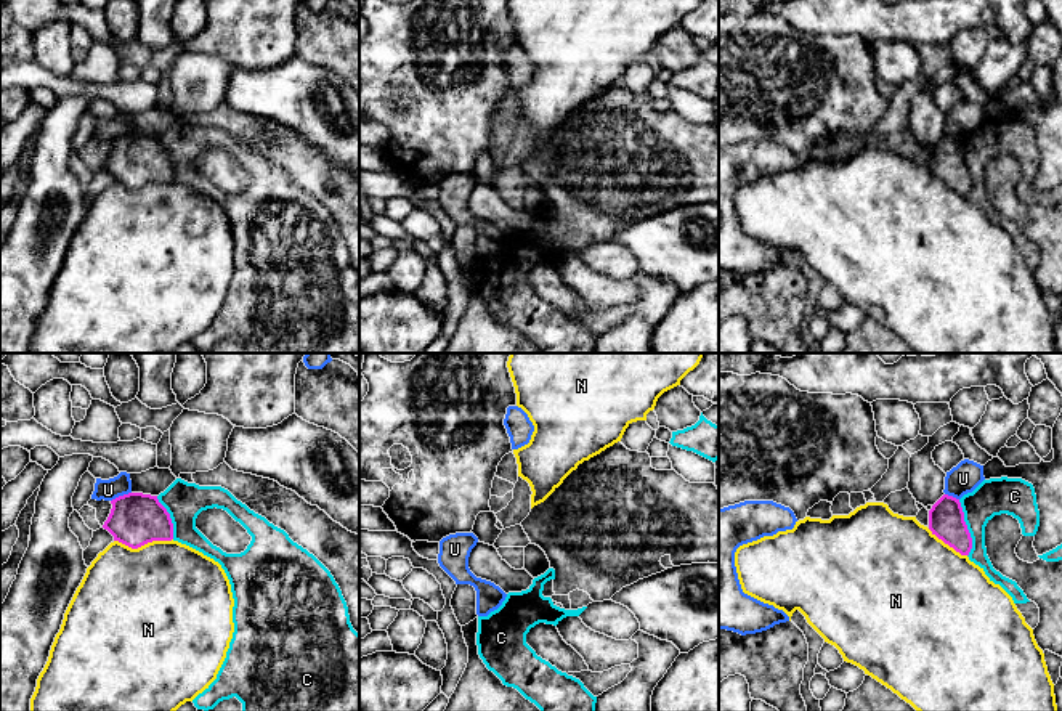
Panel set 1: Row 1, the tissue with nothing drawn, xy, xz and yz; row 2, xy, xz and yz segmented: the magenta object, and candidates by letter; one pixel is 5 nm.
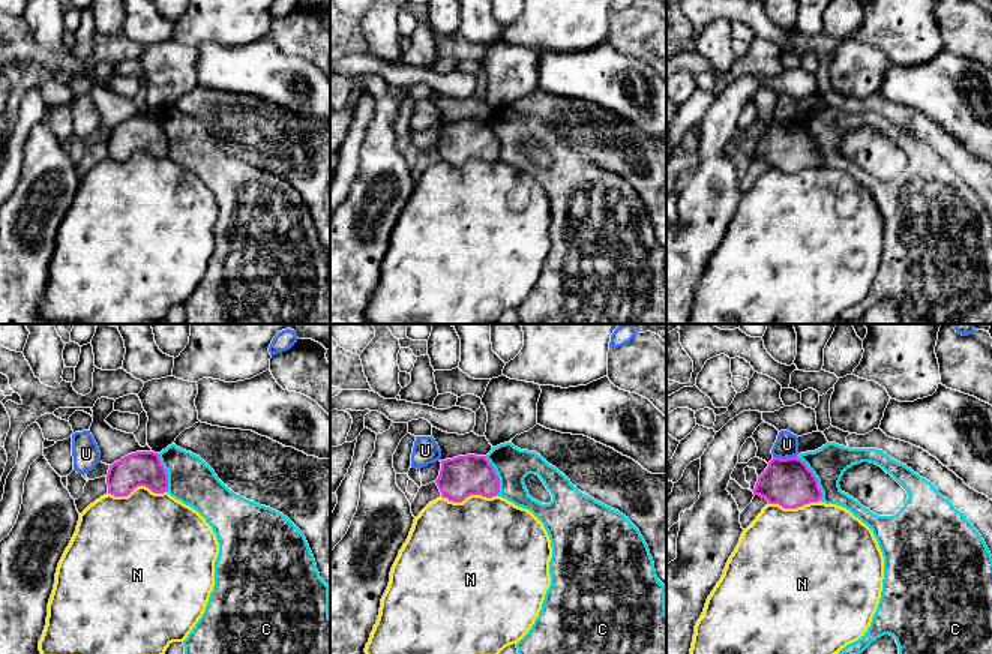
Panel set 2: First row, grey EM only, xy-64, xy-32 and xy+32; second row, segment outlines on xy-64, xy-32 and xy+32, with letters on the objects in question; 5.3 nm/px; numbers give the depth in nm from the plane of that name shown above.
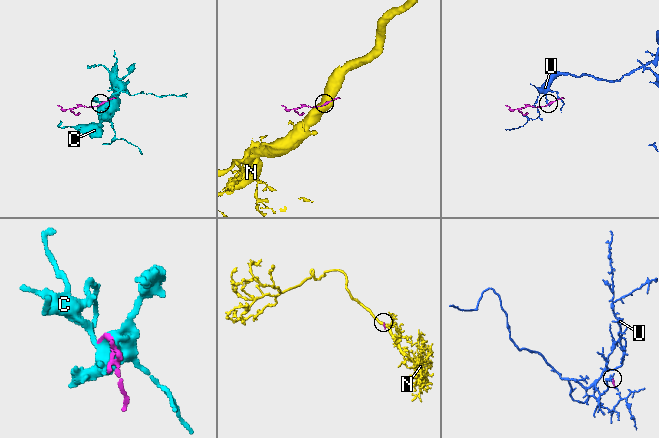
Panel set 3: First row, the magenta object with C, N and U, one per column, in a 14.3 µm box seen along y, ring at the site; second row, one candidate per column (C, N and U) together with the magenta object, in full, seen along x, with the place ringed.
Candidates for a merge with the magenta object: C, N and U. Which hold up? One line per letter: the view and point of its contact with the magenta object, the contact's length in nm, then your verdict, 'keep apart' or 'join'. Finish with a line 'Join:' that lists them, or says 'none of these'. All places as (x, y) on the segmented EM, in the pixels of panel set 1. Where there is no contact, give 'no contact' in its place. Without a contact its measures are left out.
C: contact yz (966, 528); length 300 nm; keep apart
N: contact xy (143, 544); length 300 nm; keep apart
U: contact xy (121, 496); length 120 nm; keep apart
Join: none of these

